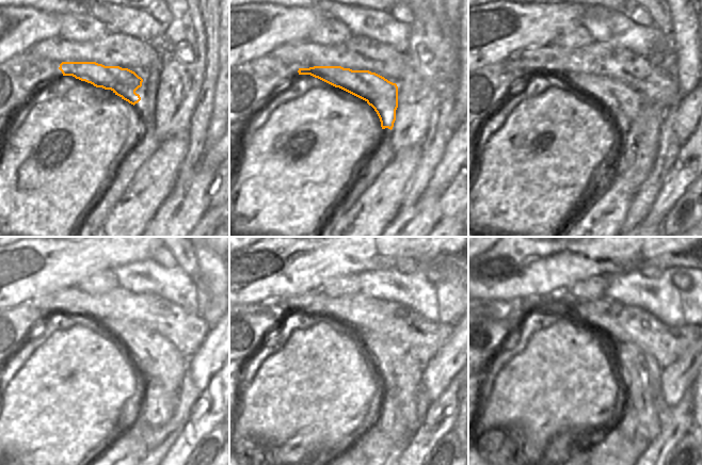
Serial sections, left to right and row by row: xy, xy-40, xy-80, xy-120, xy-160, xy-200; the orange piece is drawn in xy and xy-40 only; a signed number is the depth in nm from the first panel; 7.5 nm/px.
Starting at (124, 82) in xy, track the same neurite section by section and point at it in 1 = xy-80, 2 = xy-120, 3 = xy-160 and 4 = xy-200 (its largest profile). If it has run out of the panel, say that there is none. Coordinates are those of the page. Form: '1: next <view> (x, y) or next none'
1: next xy-80 (624, 103)
2: next xy-120 (146, 347)
3: next xy-160 (397, 369)
4: next xy-200 (637, 369)

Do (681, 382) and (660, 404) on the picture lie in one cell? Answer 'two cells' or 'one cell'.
two cells

